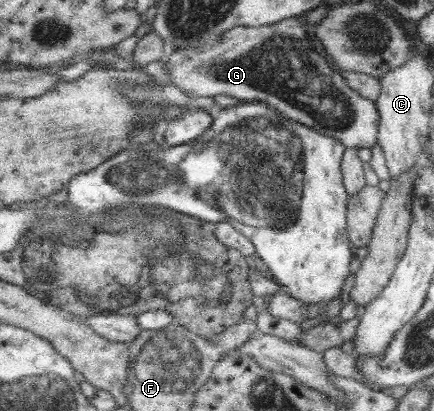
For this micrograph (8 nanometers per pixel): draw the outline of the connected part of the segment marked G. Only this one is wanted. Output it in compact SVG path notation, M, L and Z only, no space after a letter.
M286 18L284 20L275 22L273 25L266 26L235 26L234 30L228 30L223 34L223 39L220 42L213 42L213 44L203 44L203 46L190 46L187 48L172 48L168 49L167 55L164 58L166 63L166 72L168 72L168 78L170 78L170 84L178 86L184 93L192 94L196 97L214 97L216 95L225 95L230 98L238 98L240 102L243 100L260 100L266 102L270 108L275 109L280 115L286 119L290 119L296 123L308 126L311 130L321 133L326 137L336 139L344 148L367 148L377 145L377 126L379 125L378 112L374 104L353 92L342 80L340 74L334 70L330 70L330 66L326 64L326 60L314 52L308 36L306 36L306 30L304 26L300 24L301 18Z

